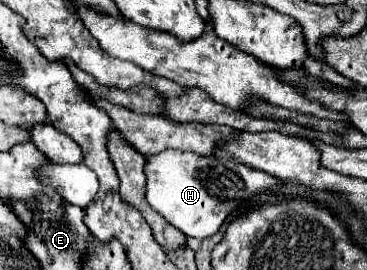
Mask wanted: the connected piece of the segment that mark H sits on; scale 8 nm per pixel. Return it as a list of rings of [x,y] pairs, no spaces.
[[[166,150],[146,158],[146,200],[182,234],[204,240],[214,236],[226,216],[252,198],[256,192],[274,190],[278,180],[266,172],[258,172],[246,164],[230,160],[224,154],[198,156],[196,152]]]

